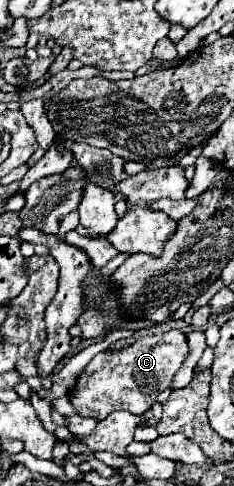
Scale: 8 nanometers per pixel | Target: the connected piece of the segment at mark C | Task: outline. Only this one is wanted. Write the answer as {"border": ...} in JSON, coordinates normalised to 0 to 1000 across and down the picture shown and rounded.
{"border":[[[718,681],[701,689],[607,693],[564,714],[513,726],[427,722],[333,776],[325,796],[299,809],[308,833],[342,858],[393,858],[419,866],[521,842],[573,854],[607,854],[650,837],[667,817],[726,796],[726,784],[744,767],[778,755],[795,730],[803,706],[778,681]]]}

